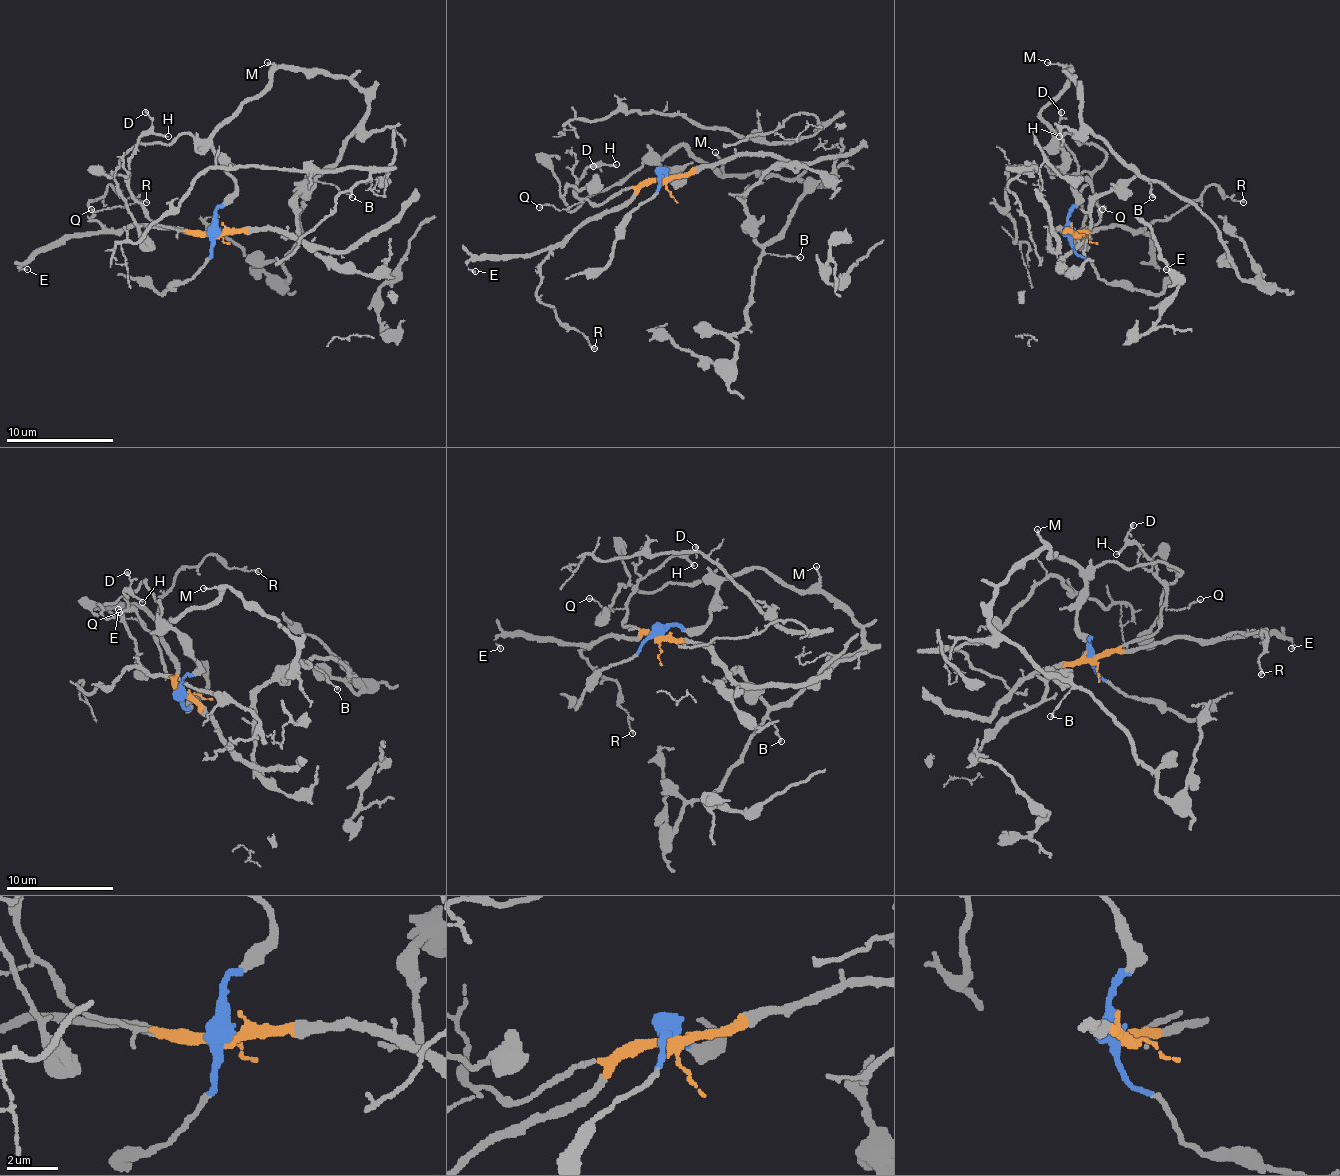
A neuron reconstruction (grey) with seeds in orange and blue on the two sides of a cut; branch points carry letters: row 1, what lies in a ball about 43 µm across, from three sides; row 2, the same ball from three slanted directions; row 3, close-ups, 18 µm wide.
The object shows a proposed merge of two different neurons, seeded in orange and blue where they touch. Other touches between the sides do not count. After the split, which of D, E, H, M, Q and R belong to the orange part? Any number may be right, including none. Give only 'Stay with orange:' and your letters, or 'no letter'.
Stay with orange: D, E, H, Q, R

